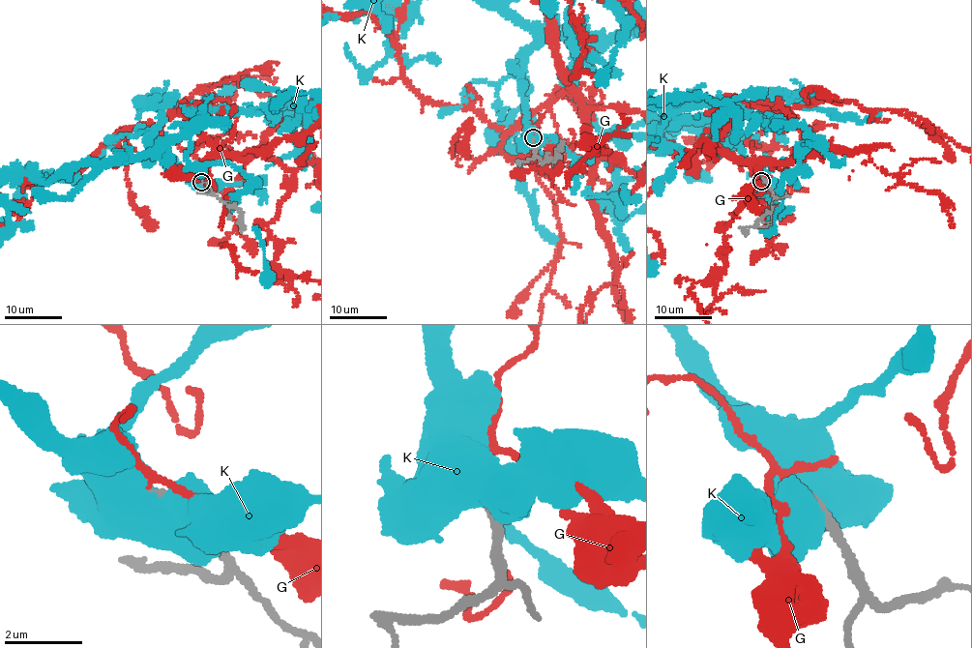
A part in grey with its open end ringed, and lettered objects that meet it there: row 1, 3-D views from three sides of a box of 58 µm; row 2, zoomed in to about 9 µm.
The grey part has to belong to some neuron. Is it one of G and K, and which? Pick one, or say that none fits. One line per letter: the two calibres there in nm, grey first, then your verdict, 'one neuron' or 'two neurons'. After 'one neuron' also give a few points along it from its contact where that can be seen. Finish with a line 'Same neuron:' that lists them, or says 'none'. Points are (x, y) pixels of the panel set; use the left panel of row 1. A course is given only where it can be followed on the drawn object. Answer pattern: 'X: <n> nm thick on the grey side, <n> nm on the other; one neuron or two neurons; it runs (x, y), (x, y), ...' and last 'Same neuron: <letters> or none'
G: 160 nm thick on the grey side, 150 nm on the other; two neurons
K: 280 nm thick on the grey side, 1000 nm on the other; two neurons
Same neuron: none

